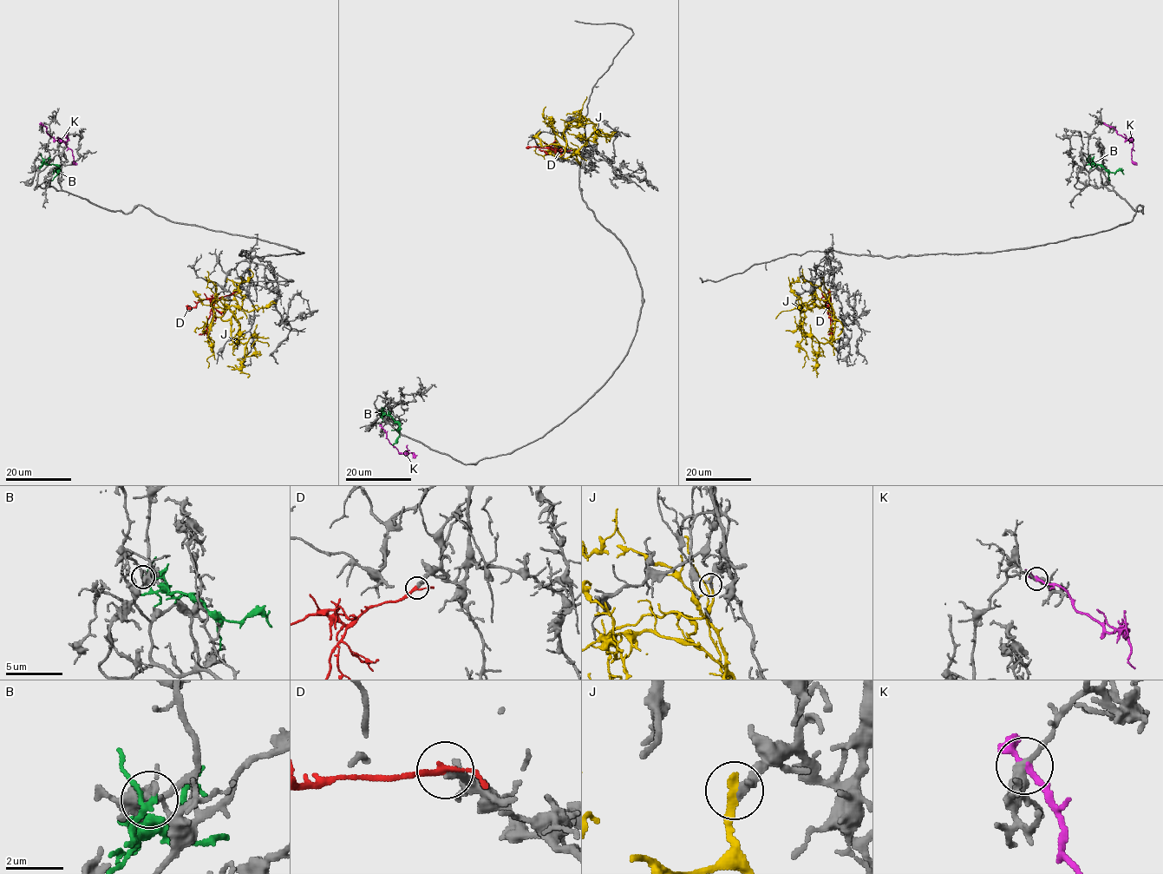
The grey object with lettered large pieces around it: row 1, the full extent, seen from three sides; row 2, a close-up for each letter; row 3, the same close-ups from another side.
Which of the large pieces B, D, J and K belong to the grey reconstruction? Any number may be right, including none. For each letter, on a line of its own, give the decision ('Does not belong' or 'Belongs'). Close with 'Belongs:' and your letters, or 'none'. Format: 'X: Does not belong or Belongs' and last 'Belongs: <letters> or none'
B: Does not belong
D: Belongs
J: Does not belong
K: Does not belong
Belongs: D

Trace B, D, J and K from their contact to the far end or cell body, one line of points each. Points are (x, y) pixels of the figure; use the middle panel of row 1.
B: (384, 407), (382, 411), (399, 425), (399, 436), (392, 444)
D: (574, 149), (556, 151), (553, 148), (546, 152), (539, 148)
J: (574, 150), (567, 158), (561, 155), (566, 147), (565, 127), (585, 119), (574, 112), (589, 123)
K: (382, 427), (389, 442), (400, 453), (414, 453), (415, 457)

